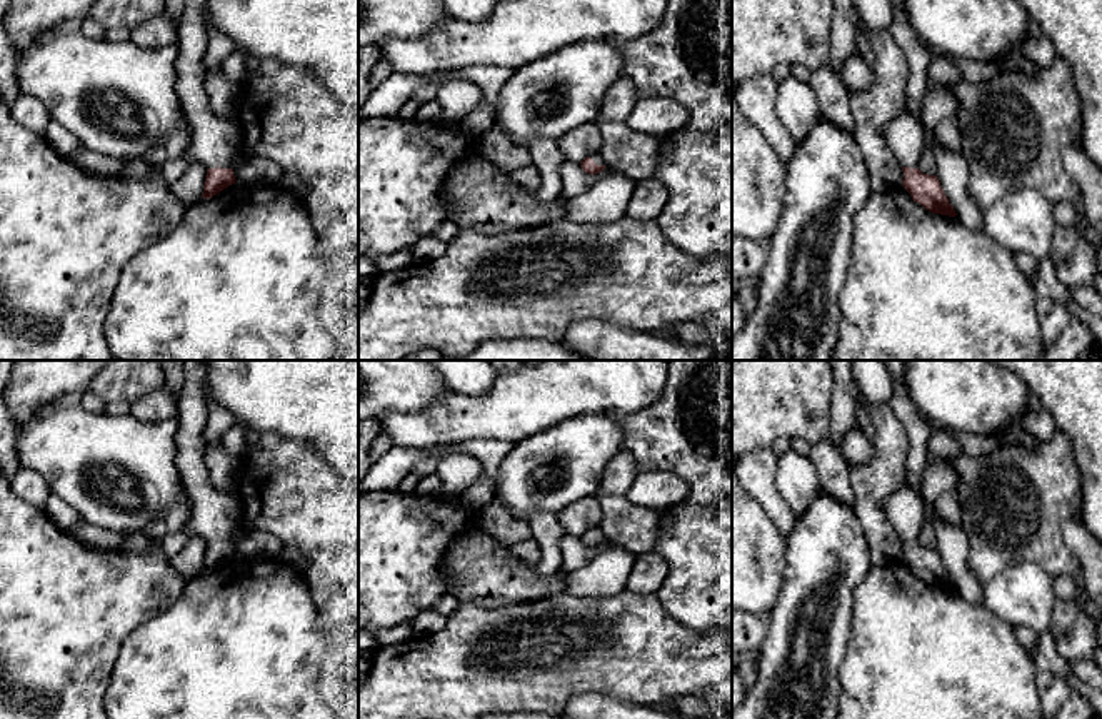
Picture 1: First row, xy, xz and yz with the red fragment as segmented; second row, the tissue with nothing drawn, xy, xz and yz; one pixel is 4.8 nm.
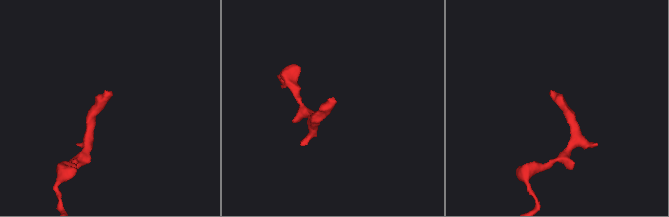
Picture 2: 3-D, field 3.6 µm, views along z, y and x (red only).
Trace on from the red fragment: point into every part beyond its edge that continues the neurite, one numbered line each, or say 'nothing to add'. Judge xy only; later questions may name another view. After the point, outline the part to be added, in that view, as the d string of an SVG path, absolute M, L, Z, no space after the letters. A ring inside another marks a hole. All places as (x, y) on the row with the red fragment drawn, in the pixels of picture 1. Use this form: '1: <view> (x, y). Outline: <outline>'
1: xy (215, 142). Outline: M183 0L183 17L177 25L177 95L192 127L187 158L207 168L232 168L242 150L242 127L215 115L208 105L203 63L208 25L203 20L203 3L205 0Z

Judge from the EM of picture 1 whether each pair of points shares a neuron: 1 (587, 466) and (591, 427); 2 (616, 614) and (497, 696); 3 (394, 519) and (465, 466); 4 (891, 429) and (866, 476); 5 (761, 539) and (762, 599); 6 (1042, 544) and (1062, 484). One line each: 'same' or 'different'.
1: same
2: same
3: different
4: same
5: same
6: same

